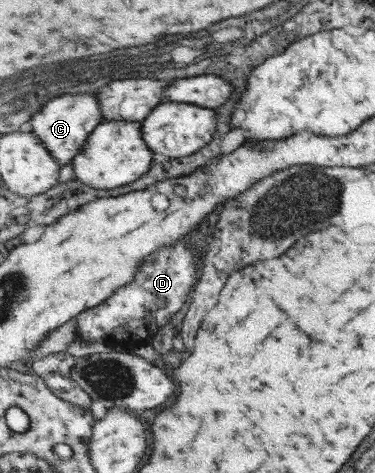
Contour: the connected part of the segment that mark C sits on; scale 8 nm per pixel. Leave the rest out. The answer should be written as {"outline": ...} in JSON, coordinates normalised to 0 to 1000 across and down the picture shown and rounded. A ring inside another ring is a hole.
{"outline":[[[176,203],[141,209],[80,256],[85,279],[128,311],[139,330],[165,349],[184,349],[216,323],[224,302],[253,271],[280,256],[267,218],[248,203]]]}

